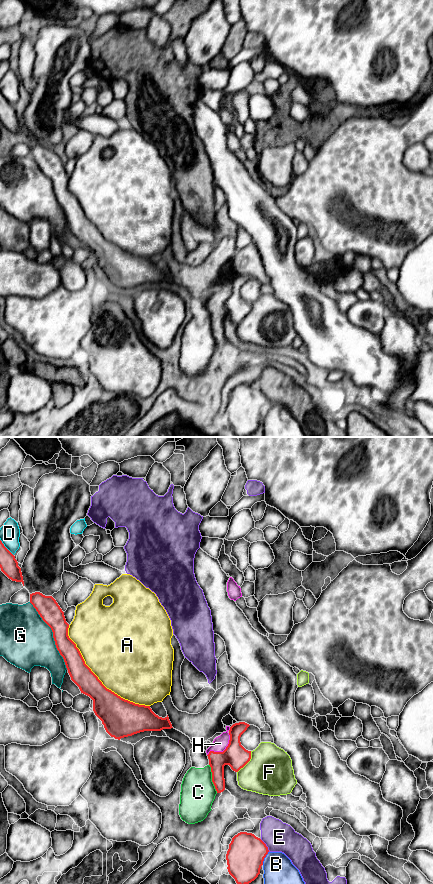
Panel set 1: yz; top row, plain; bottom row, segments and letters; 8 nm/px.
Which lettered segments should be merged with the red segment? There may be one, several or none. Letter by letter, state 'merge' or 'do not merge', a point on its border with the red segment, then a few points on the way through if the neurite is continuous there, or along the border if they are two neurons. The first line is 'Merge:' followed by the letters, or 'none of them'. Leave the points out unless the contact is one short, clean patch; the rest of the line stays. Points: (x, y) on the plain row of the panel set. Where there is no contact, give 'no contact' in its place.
Merge: H
A: do not merge; meets red in yz at (97, 230)
B: do not merge; meets red in yz at (264, 409)
C: do not merge; meets red in yz at (212, 330)
D: do not merge; meets red in yz at (5, 99)
E: do not merge; meets red in yz at (265, 397)
F: do not merge; meets red in yz at (247, 314)
G: do not merge; meets red in yz at (53, 188)
H: merge; meets red in yz at (224, 302)

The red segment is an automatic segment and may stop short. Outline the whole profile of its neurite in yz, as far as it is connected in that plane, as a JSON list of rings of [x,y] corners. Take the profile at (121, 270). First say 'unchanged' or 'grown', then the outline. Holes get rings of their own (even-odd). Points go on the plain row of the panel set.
unchanged; [[[35,144],[30,146],[30,155],[51,180],[56,200],[64,211],[71,232],[81,245],[93,252],[93,263],[111,289],[120,292],[144,283],[173,280],[168,267],[165,270],[159,269],[150,258],[125,252],[102,236],[69,190],[69,176],[52,148]]]

